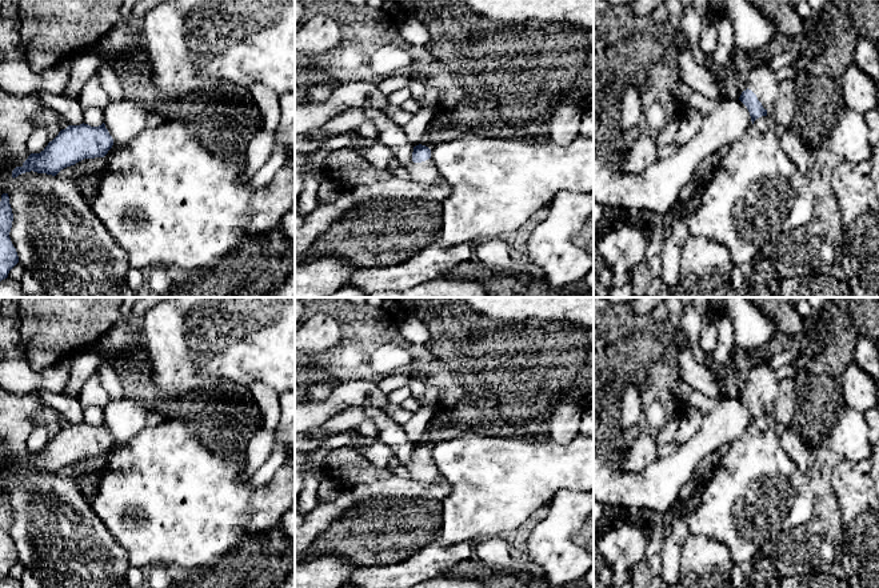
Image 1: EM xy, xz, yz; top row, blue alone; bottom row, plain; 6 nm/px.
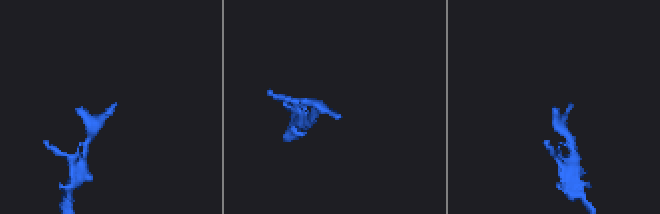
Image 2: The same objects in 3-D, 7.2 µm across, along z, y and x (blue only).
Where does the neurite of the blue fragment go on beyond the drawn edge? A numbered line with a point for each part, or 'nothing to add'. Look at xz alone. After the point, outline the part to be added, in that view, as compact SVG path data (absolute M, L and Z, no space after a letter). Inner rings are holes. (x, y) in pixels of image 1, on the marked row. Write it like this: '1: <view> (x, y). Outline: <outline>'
1: xz (427, 172). Outline: M431 159L421 163L412 163L412 165L408 168L408 173L411 180L417 183L439 184L443 181L443 176Z

